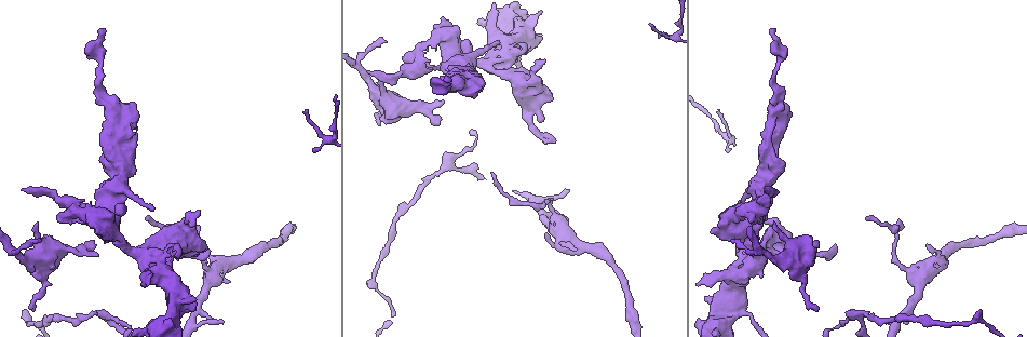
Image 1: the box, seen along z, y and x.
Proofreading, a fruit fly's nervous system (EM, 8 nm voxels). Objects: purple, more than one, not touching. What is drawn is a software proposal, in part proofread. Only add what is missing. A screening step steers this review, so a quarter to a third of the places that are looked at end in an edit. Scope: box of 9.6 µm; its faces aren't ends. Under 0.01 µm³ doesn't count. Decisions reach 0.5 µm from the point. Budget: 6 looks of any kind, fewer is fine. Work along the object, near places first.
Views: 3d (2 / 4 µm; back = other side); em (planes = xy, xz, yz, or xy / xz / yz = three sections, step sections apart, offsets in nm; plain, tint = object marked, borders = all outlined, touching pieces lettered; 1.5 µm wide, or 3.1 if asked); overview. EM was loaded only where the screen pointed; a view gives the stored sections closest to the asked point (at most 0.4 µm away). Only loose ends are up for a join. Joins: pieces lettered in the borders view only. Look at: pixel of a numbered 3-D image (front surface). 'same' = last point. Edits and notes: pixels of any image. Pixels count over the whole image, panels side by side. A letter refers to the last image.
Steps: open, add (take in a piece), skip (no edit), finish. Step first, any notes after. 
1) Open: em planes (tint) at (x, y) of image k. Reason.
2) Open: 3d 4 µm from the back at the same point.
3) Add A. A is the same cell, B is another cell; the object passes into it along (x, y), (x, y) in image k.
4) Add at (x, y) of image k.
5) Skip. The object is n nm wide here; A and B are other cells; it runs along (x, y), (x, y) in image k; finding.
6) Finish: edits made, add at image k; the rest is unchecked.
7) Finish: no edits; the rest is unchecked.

Open: 3d 4 µm at (774, 222) of image 1. Tapers out.

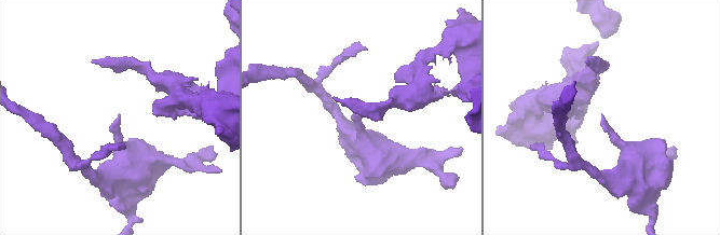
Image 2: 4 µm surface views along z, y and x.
Open: em xz step 8 (tint) at (602, 115) of image 2.

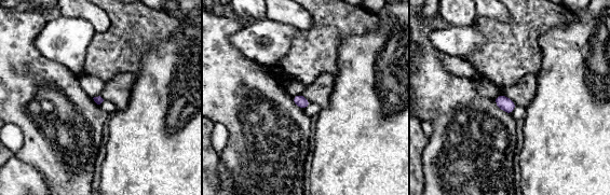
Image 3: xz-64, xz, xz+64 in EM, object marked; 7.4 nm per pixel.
Open: em xz step 8 (borders) at the same point. See the neighbours.

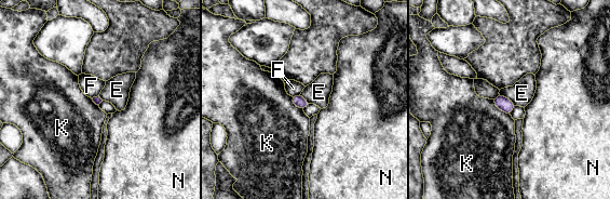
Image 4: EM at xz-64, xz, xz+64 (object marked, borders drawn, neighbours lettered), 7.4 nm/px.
Skip. E, F, K and N are other cells; a border runs along (492, 100), (500, 109), (510, 116) in image 4; no lettered piece goes on from it.

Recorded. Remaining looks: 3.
Open: 3d 2 µm at (816, 309) of image 1. Branch stops here.

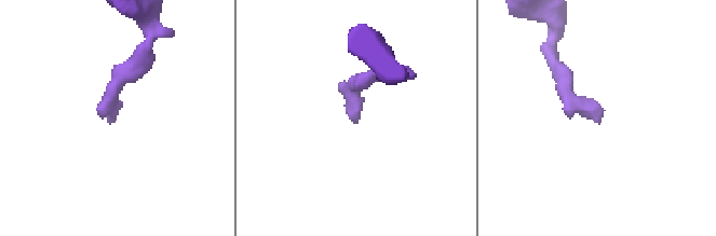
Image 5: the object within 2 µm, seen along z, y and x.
Open: em xy step 4 (tint) at (115, 119) of image 5.

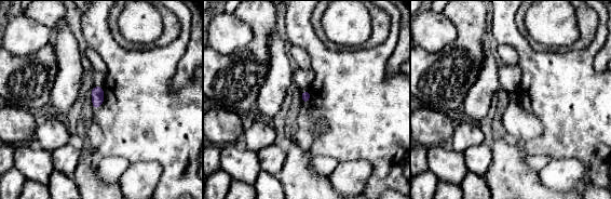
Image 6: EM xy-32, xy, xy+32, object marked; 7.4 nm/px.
Open: em planes (borders) at the same point.

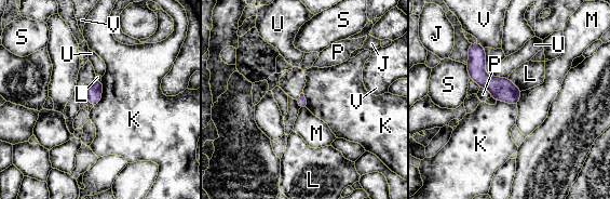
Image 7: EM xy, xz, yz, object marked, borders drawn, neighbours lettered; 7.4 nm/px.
Skip. J, K, L, M, P, S, U and V are other cells; it runs along (471, 52), (476, 69), (514, 102) in image 7; no lettered piece goes on from it.

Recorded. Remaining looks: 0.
Finish: no edits; the rest is unchecked.

